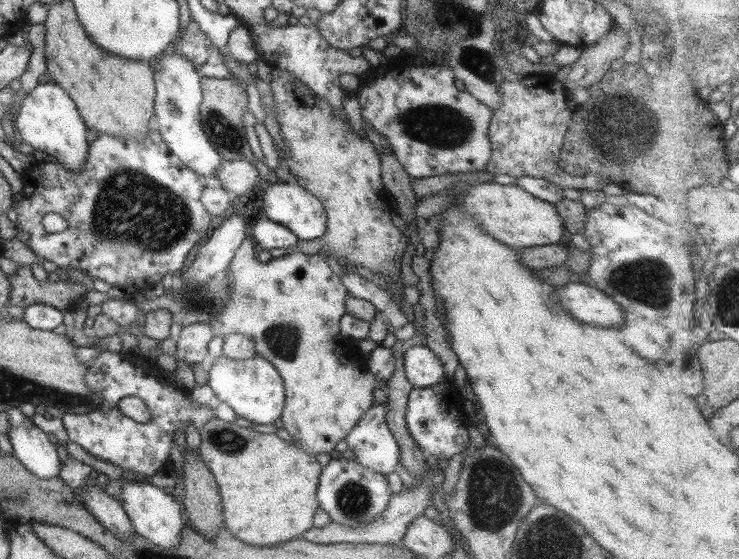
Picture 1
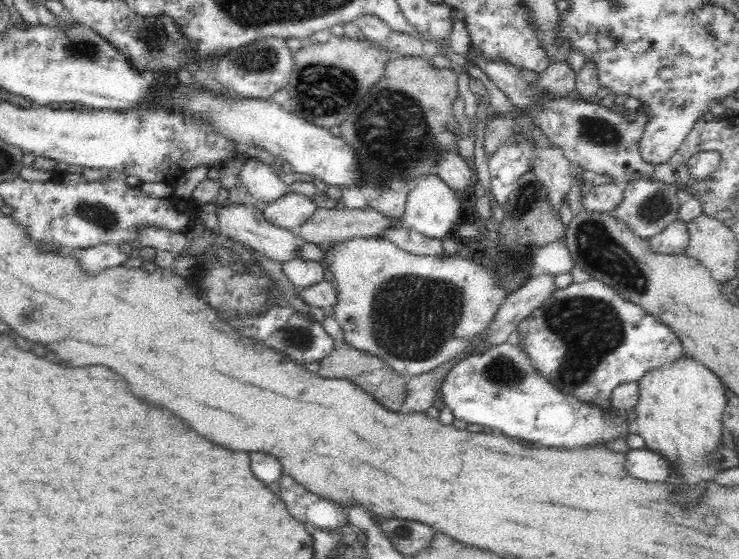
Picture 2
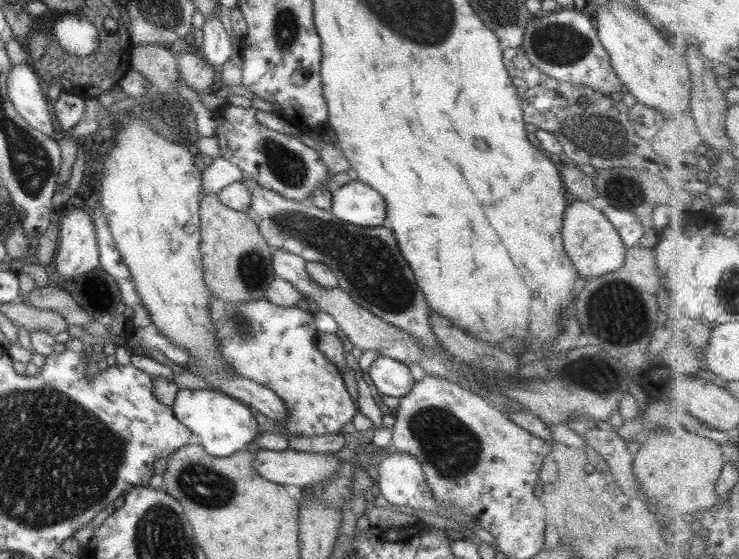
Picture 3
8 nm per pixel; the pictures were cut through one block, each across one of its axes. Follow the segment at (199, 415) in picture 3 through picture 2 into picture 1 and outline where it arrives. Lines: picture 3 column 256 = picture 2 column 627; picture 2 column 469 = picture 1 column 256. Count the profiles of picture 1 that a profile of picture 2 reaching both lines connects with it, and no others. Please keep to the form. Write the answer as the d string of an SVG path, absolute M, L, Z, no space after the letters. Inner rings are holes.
M219 356L207 374L207 386L236 416L255 424L269 424L280 418L284 408L284 387L276 369L263 358L230 360Z

